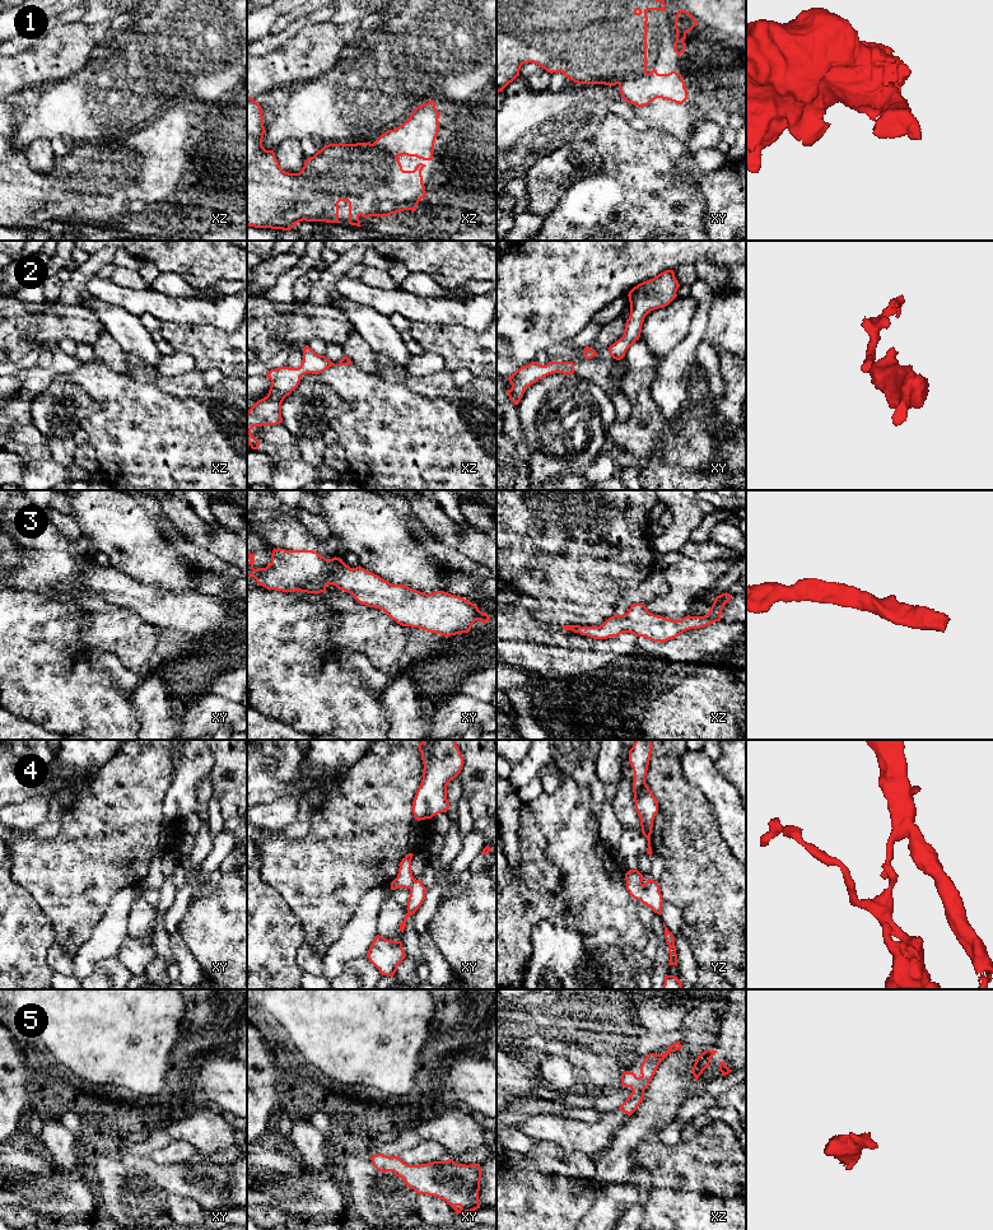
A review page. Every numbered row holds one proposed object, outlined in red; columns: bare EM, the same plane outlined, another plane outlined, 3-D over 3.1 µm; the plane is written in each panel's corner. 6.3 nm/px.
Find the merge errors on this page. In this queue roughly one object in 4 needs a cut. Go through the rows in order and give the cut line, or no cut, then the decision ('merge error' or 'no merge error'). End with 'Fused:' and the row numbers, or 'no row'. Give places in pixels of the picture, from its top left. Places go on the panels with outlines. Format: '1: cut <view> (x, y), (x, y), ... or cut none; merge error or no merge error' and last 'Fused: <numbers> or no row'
1: cut none; no merge error
2: cut none; no merge error
3: cut none; no merge error
4: cut xy (415, 881), (409, 888); merge error
5: cut none; no merge error
Fused: 4

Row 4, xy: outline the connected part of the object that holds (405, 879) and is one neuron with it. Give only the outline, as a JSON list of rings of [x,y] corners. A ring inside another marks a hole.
[[[409,853],[400,862],[397,877],[391,882],[391,890],[396,890],[398,887],[410,889],[414,885],[415,879],[414,879],[412,871],[411,871],[412,856],[414,856],[412,853]]]

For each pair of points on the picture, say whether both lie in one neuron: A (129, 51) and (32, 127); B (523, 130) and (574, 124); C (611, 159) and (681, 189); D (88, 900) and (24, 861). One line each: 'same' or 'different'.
A: same
B: same
C: same
D: same

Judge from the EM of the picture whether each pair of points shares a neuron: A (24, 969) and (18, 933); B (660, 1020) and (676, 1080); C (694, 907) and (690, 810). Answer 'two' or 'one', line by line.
A: one
B: two
C: one

